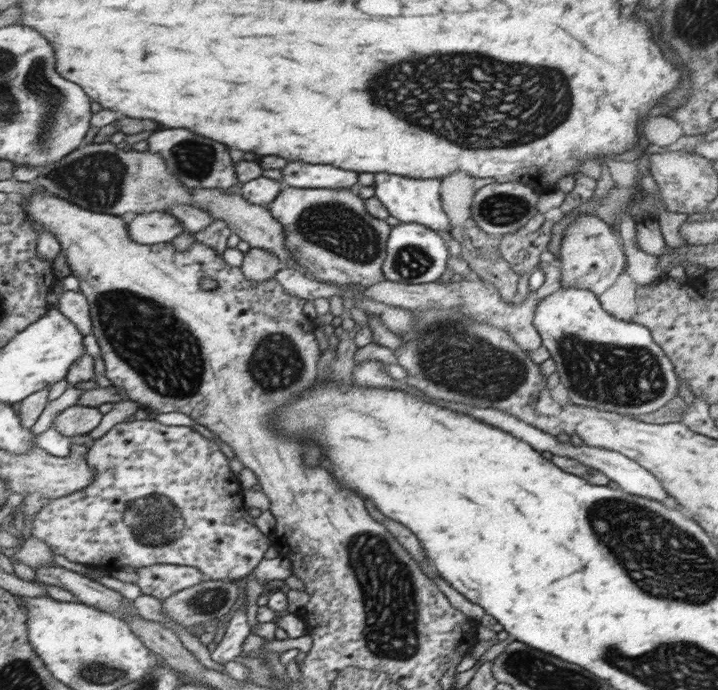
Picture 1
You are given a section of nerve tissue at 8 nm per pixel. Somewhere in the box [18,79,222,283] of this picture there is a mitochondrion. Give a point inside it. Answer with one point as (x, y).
(100, 176)

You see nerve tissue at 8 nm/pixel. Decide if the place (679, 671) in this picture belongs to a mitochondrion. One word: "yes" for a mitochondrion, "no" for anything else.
yes

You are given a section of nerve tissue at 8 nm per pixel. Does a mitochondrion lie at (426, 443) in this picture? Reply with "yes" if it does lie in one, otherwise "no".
no

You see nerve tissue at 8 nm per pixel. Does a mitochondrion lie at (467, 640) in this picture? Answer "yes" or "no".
no

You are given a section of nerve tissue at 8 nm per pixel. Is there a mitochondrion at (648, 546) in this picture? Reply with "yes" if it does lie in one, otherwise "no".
yes

